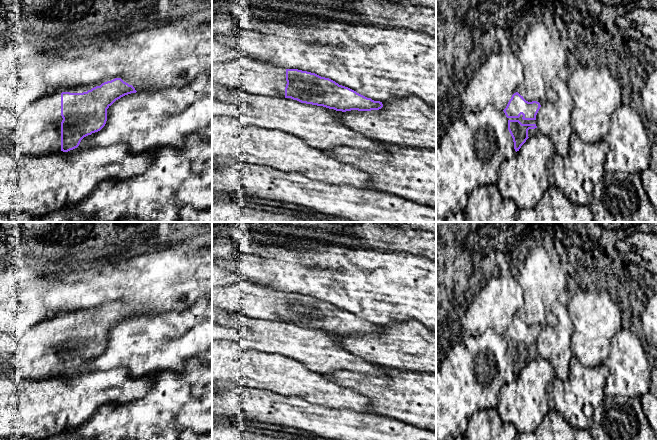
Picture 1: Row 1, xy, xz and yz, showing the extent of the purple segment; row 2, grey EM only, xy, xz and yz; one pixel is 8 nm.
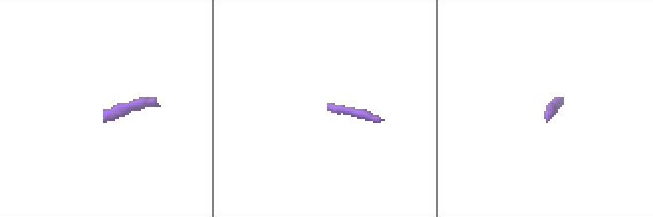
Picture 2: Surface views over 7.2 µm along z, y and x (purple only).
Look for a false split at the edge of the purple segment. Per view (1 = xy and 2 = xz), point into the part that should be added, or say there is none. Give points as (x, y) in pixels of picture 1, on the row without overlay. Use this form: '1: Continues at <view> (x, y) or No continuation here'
1: Continues at xy (36, 353)
2: Continues at xz (255, 301)

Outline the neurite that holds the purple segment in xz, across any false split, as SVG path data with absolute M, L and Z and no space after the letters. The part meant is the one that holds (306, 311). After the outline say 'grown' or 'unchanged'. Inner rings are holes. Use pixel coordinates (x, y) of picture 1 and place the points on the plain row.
M245 281L228 286L212 286L212 306L222 310L242 312L252 318L291 322L301 327L323 330L342 336L371 335L383 331L382 326L367 322L329 302L298 293L277 291Z; grown

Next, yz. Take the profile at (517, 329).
M516 316L503 334L507 341L508 354L513 362L516 376L529 361L538 356L535 344L540 331L539 326L528 326Z; grown

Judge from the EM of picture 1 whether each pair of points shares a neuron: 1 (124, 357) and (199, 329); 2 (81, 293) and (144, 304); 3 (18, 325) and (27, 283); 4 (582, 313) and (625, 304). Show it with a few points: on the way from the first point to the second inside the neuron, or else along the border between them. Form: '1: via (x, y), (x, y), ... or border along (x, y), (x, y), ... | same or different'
1: via (143, 344), (168, 343), (180, 339) | same
2: via (97, 293), (128, 293) | same
3: via (18, 315), (21, 293) | same
4: border along (616, 302), (622, 313), (623, 327) | different

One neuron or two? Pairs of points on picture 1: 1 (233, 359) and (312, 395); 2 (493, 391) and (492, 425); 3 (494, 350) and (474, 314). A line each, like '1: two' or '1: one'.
1: one
2: two
3: two

